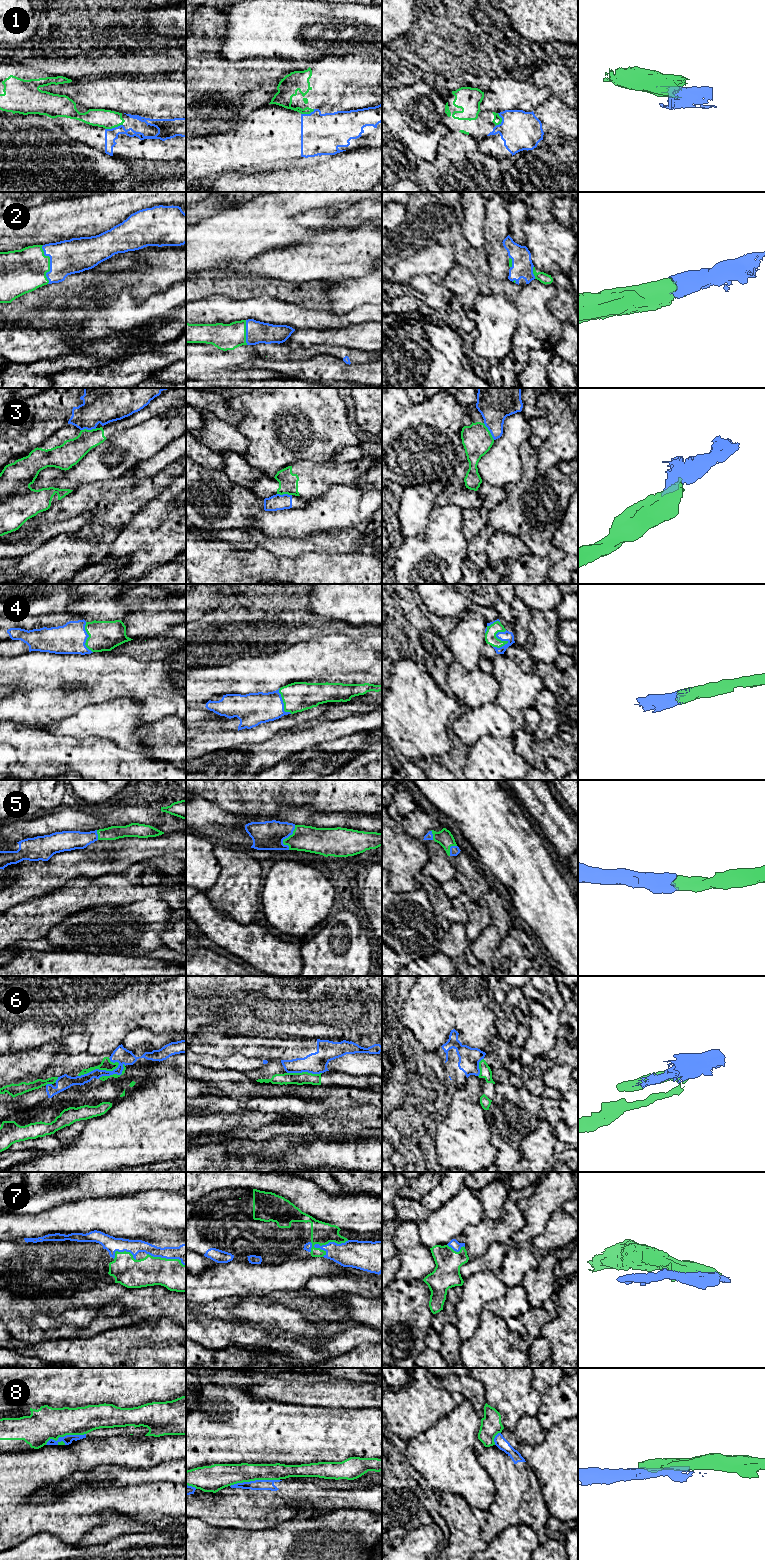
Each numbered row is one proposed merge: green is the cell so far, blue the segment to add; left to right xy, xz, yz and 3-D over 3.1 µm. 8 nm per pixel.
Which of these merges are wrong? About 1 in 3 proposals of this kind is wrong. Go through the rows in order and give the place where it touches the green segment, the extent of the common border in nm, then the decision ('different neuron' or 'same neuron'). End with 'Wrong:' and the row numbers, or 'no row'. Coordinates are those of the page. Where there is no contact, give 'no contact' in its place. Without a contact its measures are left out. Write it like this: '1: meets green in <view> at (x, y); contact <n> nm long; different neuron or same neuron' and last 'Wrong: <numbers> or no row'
1: meets green in xy at (113, 127); contact 150 nm long; different neuron
2: meets green in xy at (49, 263); contact 320 nm long; same neuron
3: meets green in yz at (489, 431); contact 160 nm long; different neuron
4: meets green in yz at (503, 641); contact 180 nm long; same neuron
5: meets green in xz at (286, 838); contact 200 nm long; same neuron
6: meets green in xy at (99, 1069); contact 360 nm long; different neuron
7: meets green in xz at (327, 1243); contact 320 nm long; same neuron
8: meets green in xy at (65, 1435); contact 340 nm long; different neuron
Wrong: 1, 3, 6, 8

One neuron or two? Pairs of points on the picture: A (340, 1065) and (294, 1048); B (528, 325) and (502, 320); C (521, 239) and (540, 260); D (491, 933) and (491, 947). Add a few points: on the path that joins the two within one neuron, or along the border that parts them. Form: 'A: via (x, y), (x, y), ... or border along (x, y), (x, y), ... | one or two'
A: border along (351, 1053), (332, 1059), (327, 1069) | two
B: border along (514, 303), (518, 311), (518, 325), (511, 346) | two
C: border along (523, 231), (526, 237), (526, 245) | two
D: via (491, 936), (491, 944) | one

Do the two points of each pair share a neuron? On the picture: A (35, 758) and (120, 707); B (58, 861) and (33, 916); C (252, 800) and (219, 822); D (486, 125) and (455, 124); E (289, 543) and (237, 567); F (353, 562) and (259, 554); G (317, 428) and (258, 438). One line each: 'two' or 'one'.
A: two
B: two
C: two
D: one
E: two
F: one
G: one

